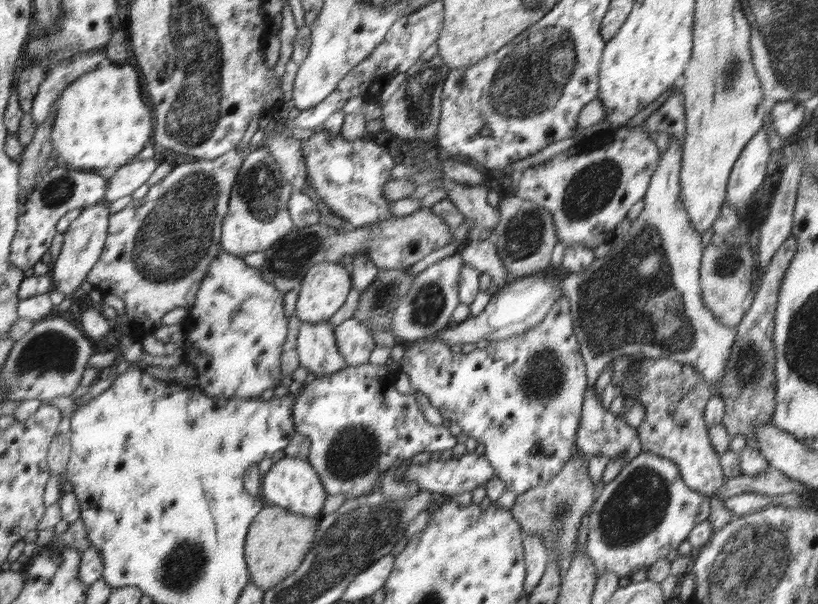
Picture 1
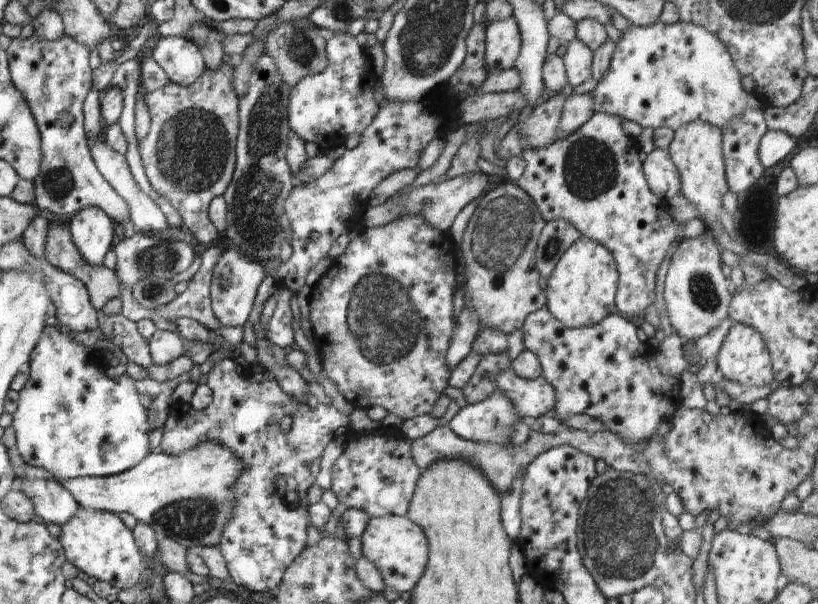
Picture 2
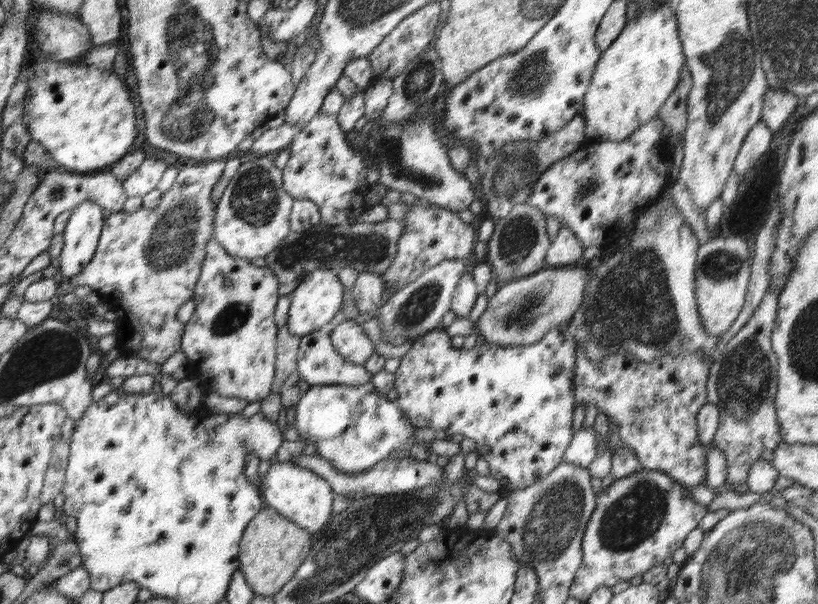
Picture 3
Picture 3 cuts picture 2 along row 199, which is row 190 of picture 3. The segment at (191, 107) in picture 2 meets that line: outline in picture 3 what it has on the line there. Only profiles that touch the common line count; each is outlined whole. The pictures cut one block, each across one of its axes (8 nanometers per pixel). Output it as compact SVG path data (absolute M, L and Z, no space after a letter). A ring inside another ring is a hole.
M216 159L205 162L193 162L184 160L182 166L178 166L178 173L175 180L172 180L172 186L162 194L160 202L154 206L152 209L145 207L140 207L138 210L132 213L124 213L122 210L120 212L113 212L109 215L107 222L103 227L103 234L100 236L100 244L96 248L95 256L91 260L90 264L84 268L83 272L76 274L70 278L70 284L73 289L78 288L78 286L90 286L92 292L95 295L96 301L101 301L107 303L109 308L116 314L116 332L114 336L117 337L117 348L121 357L126 356L138 356L150 363L162 364L164 361L170 357L174 352L181 350L181 338L185 325L180 323L176 314L178 309L186 300L193 298L194 288L196 288L196 283L198 282L202 264L206 256L206 244L210 240L210 236L213 236L214 230L214 216L216 214L217 204L212 201L213 191L215 190L216 184L219 184L220 178L223 176L224 168L226 166L226 159Z

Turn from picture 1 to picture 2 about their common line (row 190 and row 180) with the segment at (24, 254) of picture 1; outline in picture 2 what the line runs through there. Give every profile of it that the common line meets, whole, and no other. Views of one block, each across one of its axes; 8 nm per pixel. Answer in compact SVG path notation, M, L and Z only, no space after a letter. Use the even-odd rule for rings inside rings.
M62 36L49 42L36 38L12 38L6 56L10 62L12 83L26 98L42 138L40 172L34 178L34 204L40 212L52 212L63 218L74 217L88 206L103 209L116 223L129 219L128 204L98 172L84 132L83 103L93 88L90 67L91 48L76 42L72 36ZM59 116L73 116L73 123L62 125Z

